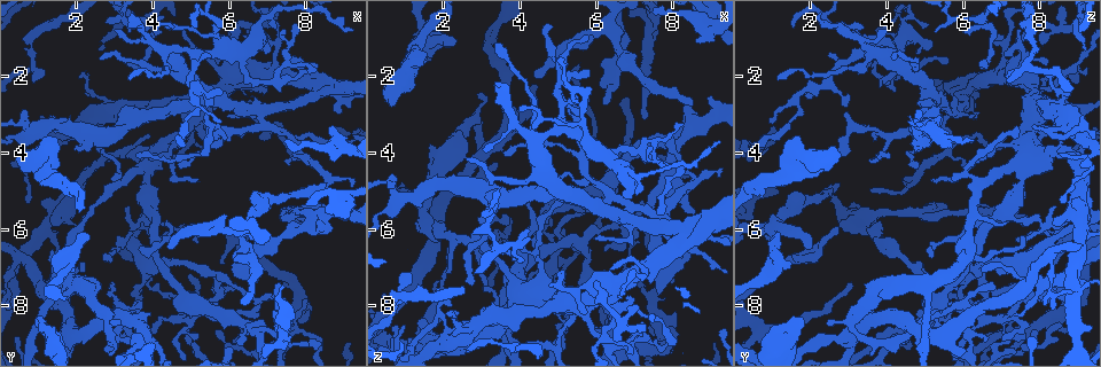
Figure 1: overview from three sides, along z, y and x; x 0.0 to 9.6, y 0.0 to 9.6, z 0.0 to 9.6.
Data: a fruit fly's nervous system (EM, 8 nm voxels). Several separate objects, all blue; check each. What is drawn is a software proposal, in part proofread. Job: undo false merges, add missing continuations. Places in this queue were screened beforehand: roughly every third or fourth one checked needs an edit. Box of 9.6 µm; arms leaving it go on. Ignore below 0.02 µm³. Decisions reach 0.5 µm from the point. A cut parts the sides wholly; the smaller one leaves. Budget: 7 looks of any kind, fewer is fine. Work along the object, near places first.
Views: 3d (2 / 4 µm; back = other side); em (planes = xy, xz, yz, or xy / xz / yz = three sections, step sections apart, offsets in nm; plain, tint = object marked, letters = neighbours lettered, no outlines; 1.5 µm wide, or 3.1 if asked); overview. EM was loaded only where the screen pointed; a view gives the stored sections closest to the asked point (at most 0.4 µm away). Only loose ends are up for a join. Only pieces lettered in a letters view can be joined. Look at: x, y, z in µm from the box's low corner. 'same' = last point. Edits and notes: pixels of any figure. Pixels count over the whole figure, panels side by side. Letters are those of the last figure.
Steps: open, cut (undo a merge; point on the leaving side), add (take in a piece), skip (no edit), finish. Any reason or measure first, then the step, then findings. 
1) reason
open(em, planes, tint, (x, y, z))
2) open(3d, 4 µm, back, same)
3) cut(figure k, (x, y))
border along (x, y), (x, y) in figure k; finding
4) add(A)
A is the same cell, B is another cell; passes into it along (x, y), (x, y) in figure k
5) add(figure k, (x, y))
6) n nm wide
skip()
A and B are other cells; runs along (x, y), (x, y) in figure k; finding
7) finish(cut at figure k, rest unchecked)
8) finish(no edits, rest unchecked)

end of a long branch
open(3d, 4 µm, (2.20, 6.15, 1.25))

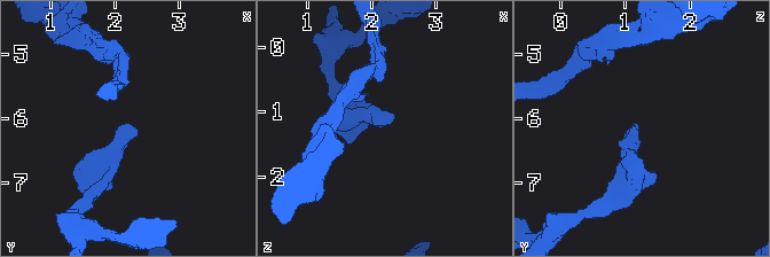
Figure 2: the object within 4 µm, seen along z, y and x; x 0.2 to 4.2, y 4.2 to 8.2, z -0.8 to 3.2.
shape alone is not enough
open(em, xz, step 8, letters, (2.15, 6.10, 1.25))

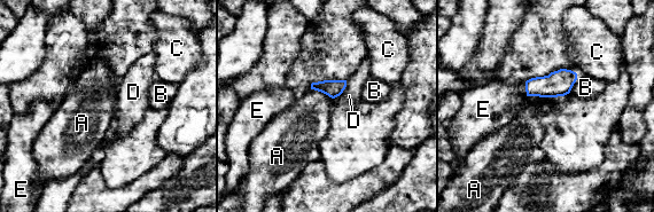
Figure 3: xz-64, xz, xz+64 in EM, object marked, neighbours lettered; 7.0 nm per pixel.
A touches over 180 nm
skip()
A, B, C, D and E are other cells; no lettered piece goes on from it

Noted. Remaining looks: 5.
open(em, planes, tint, (0.95, 8.35, 1.80))

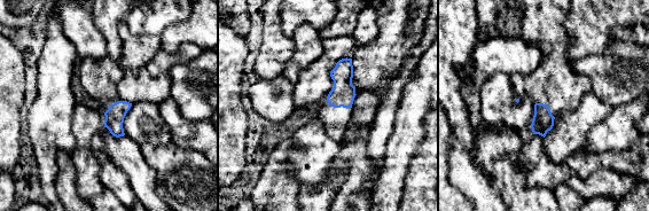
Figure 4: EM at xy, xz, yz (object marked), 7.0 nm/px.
what lies round it
open(em, planes, letters, same)

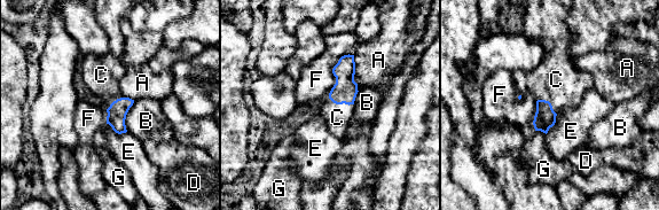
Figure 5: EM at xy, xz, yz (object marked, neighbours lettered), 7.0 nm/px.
add(C)
C is the same cell, A, B, D, E, F and G are other cells; passes into it along (544, 118), (551, 106), (556, 79) in figure 5; the neuron continues

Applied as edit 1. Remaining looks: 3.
redraw
open(overview)

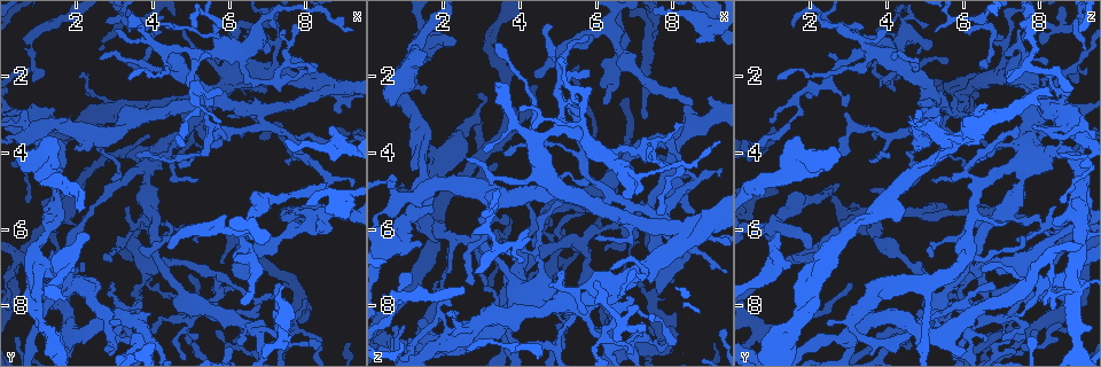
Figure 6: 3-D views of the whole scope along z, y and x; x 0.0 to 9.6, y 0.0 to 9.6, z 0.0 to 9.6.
calibre changes
open(em, planes, tint, (6.30, 1.45, 4.10))

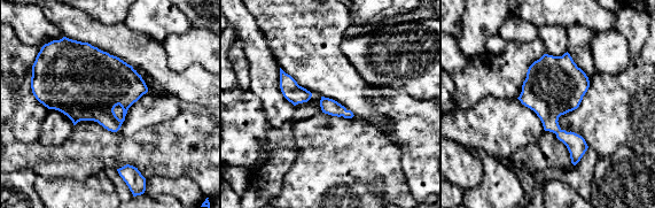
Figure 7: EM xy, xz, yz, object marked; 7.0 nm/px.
what lies round it
open(em, planes, letters, same)

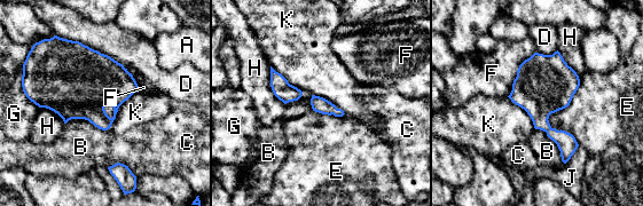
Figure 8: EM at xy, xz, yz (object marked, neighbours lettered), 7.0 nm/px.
skip()
A, B, C, D, E, F, G, H, J and K are other cells; border along (580, 80), (549, 116), (551, 128) in figure 8; all the same neuron

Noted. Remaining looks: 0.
finish(add at figure 5, rest unchecked)

